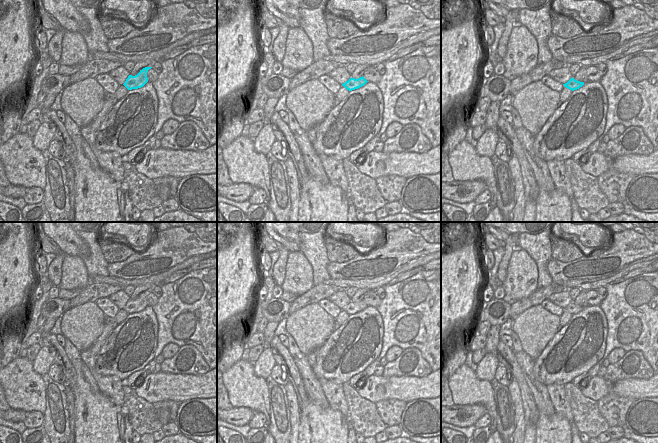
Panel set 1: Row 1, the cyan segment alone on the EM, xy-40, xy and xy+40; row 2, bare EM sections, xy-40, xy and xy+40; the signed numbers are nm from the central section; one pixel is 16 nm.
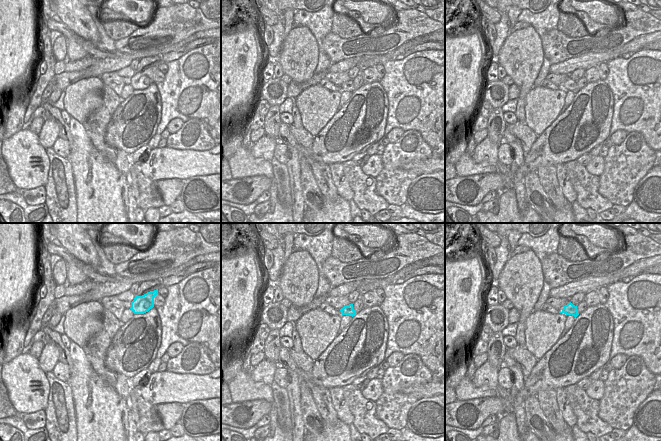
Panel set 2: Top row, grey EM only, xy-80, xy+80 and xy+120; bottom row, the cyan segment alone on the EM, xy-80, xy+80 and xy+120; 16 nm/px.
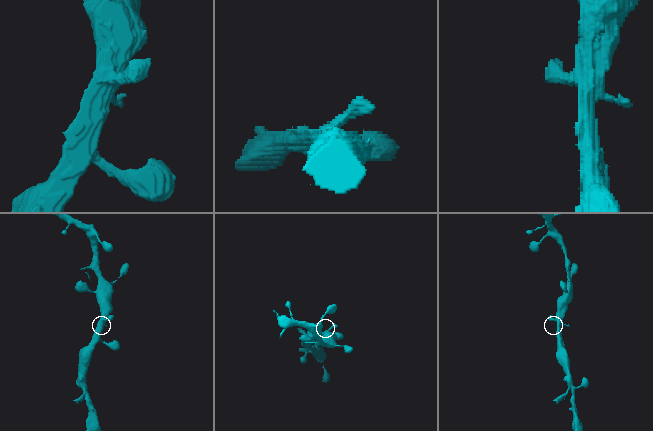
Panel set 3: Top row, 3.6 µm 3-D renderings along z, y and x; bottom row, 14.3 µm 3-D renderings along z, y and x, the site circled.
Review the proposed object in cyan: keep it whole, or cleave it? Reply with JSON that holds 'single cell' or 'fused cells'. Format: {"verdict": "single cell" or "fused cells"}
{"verdict": "single cell"}

